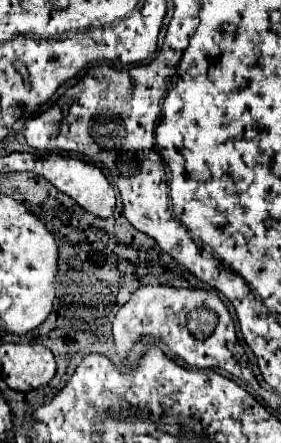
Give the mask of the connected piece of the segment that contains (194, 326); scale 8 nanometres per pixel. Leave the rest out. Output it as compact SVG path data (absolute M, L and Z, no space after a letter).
M140 286L118 310L112 334L122 358L128 356L128 350L140 342L142 336L150 336L194 368L214 368L214 362L220 362L220 350L242 350L236 338L234 320L216 290Z

